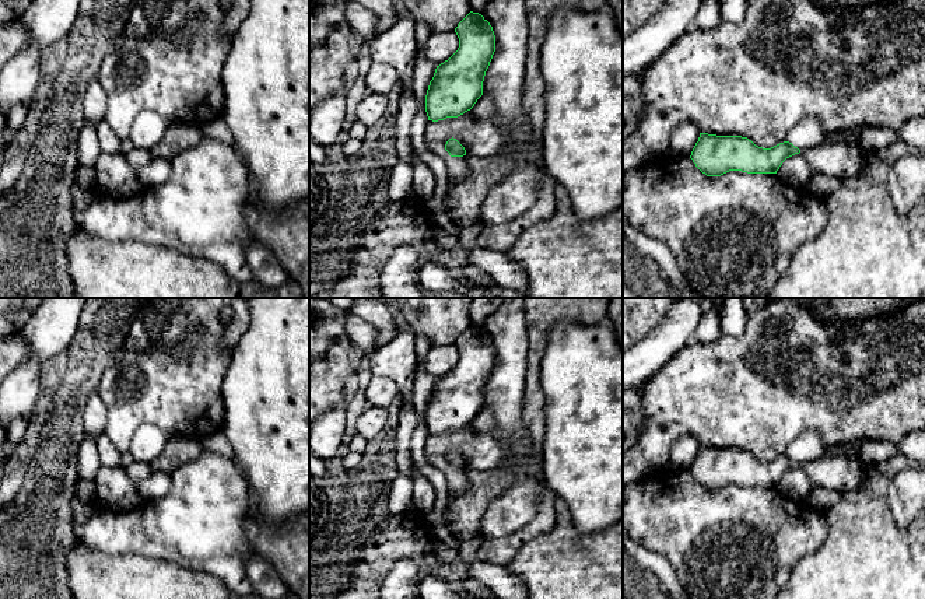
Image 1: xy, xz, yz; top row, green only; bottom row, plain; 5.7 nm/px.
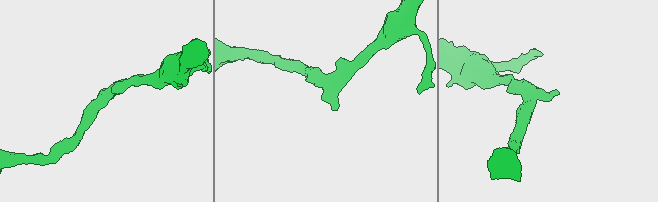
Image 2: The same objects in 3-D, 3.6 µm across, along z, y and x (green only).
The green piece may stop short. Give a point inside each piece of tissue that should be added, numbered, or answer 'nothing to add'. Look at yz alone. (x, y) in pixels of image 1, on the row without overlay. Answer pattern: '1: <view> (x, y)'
1: yz (841, 473)

